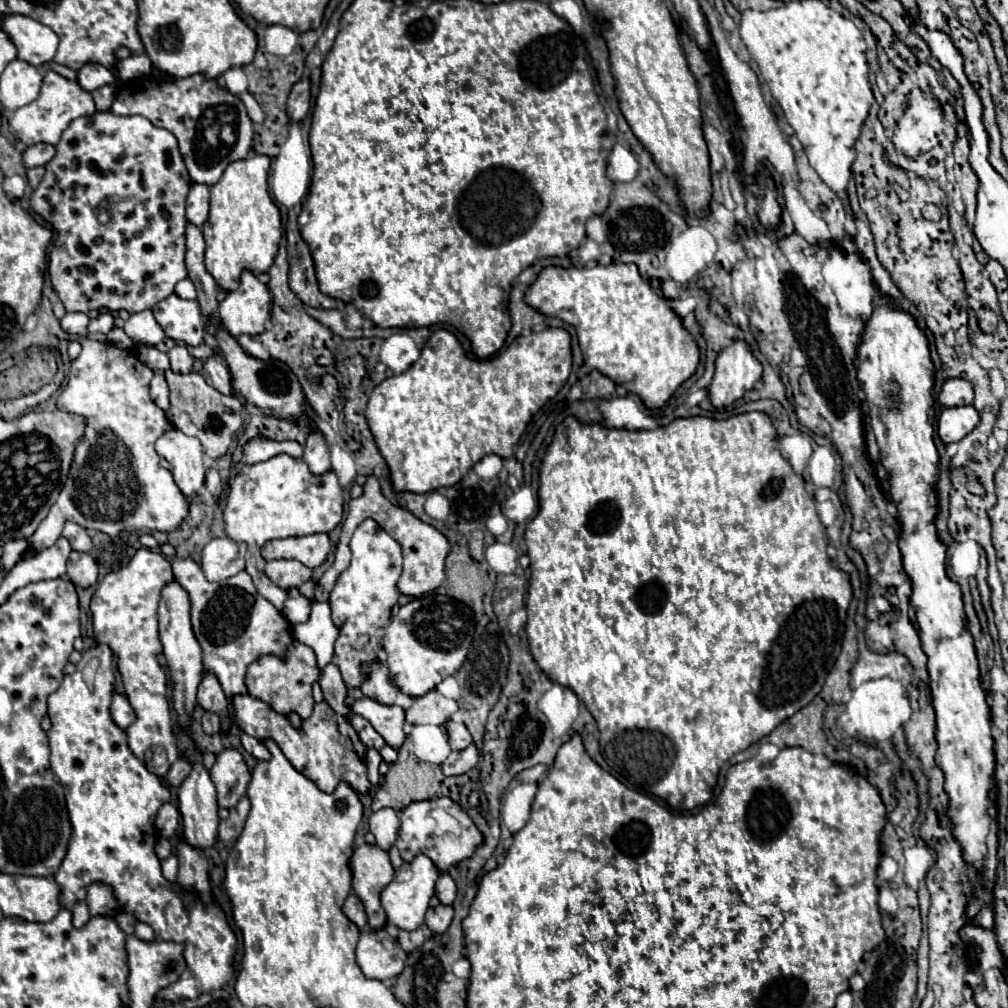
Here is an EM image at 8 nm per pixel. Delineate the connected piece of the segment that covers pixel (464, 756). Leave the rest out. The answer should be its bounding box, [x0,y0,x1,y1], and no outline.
[441,745,479,775]

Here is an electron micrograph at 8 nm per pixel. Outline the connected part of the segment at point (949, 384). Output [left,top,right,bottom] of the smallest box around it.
[939,379,973,407]

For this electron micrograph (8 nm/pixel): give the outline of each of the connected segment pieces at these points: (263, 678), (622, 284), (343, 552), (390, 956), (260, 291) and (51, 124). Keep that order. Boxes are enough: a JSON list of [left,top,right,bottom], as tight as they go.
[[245,639,321,719],[525,263,699,409],[315,475,449,601],[357,929,403,981],[219,271,269,335],[9,71,95,147]]

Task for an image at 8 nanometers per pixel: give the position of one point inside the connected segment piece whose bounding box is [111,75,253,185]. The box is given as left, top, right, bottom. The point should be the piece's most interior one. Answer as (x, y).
(213, 129)

